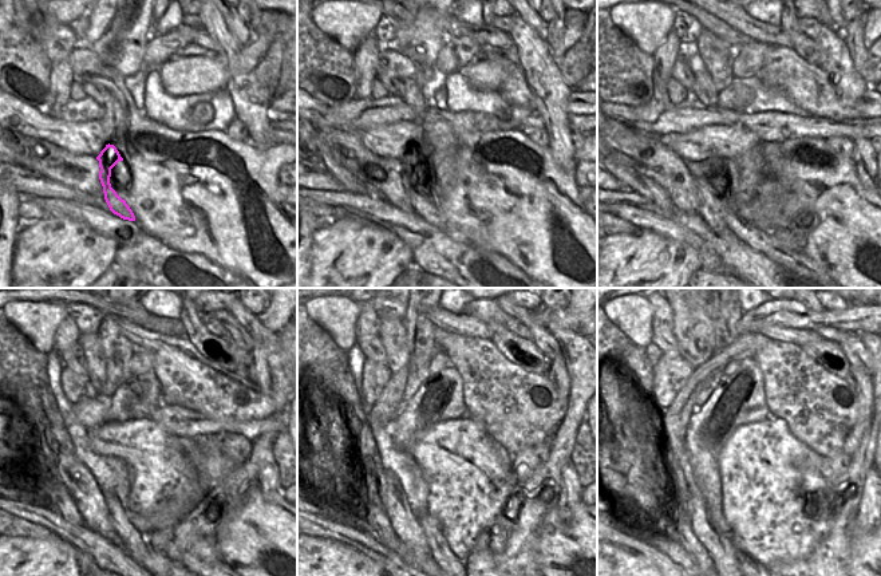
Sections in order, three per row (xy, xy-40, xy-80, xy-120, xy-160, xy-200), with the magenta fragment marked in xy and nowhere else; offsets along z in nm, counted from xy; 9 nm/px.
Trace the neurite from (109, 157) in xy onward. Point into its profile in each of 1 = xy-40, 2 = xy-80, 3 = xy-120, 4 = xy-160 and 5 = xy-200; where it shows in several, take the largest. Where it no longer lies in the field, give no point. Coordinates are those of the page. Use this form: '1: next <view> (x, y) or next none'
1: next xy-40 (423, 206)
2: next xy-80 (718, 213)
3: next xy-120 (131, 528)
4: next xy-160 (445, 559)
5: next xy-200 (743, 559)

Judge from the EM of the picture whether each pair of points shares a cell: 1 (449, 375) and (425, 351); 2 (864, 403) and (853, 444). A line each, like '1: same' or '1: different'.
1: different
2: same

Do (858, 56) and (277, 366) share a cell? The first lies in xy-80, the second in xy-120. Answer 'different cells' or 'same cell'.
different cells

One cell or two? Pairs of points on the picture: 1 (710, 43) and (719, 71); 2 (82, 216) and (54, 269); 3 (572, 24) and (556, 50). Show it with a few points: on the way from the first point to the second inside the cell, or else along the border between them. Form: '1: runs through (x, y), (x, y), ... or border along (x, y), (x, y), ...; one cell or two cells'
1: runs through (712, 50), (719, 64); one cell
2: border along (48, 216), (64, 216), (81, 221), (106, 237); two cells
3: border along (563, 36), (565, 50); two cells

